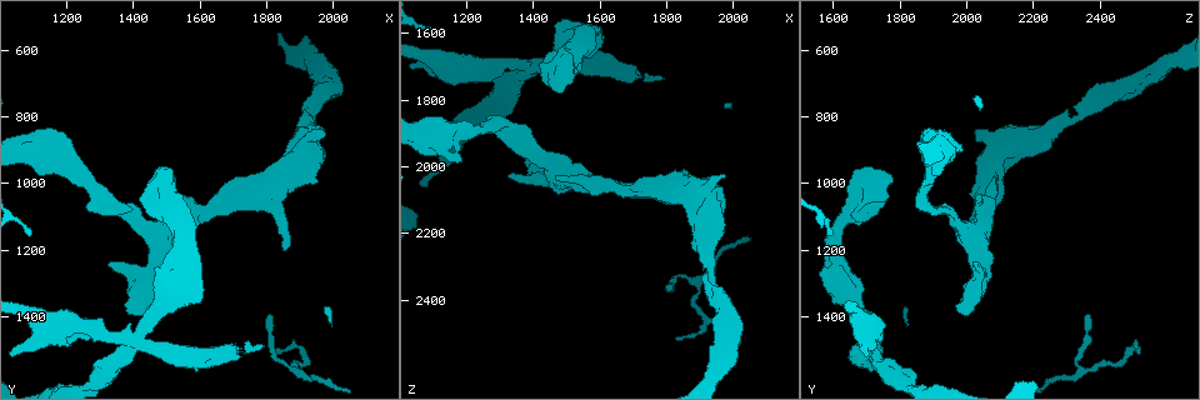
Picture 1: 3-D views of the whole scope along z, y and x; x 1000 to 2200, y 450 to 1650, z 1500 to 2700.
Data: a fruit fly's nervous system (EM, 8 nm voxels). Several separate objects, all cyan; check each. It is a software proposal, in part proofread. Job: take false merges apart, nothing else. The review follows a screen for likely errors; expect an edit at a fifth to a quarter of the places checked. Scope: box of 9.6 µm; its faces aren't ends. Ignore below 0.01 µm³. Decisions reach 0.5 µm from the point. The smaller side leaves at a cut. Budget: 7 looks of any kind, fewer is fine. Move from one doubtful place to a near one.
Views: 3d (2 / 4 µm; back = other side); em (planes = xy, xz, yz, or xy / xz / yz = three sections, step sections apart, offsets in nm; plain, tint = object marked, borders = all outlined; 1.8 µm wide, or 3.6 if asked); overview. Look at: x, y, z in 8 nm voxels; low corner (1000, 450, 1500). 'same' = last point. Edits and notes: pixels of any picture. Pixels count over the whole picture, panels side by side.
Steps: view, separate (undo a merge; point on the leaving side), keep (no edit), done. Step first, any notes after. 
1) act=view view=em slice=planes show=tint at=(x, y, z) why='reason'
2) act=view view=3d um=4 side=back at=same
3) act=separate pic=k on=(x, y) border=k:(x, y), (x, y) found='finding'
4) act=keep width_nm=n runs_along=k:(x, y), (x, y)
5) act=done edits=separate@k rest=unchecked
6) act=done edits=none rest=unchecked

act=view view=3d um=2 at=(1450, 1280, 2040) why='branch point'

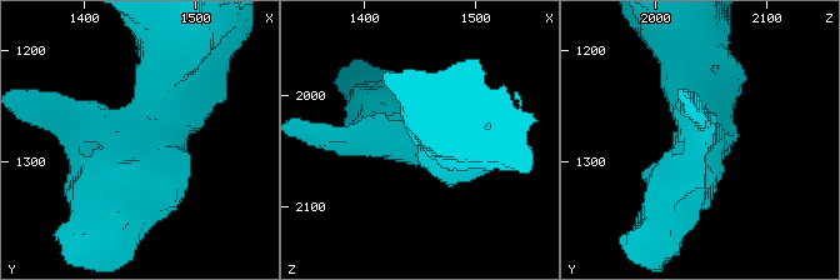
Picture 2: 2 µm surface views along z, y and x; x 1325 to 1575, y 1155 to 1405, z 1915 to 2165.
act=view view=em slice=planes show=borders at=same arms=3 arm_widths_nm=160,360,550

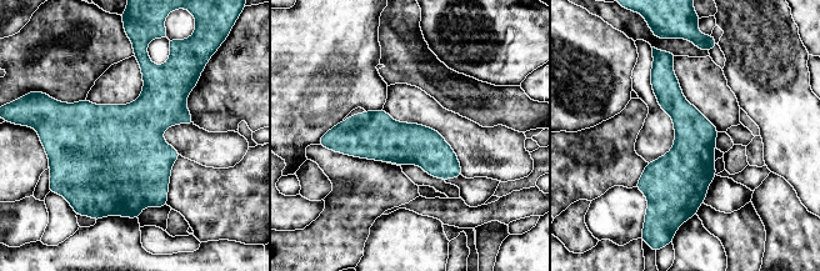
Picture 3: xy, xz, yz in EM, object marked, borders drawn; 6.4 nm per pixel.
act=keep found='all the same cell'

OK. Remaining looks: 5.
act=view view=3d um=2 at=(1130, 1420, 1680) why='four arms meet'

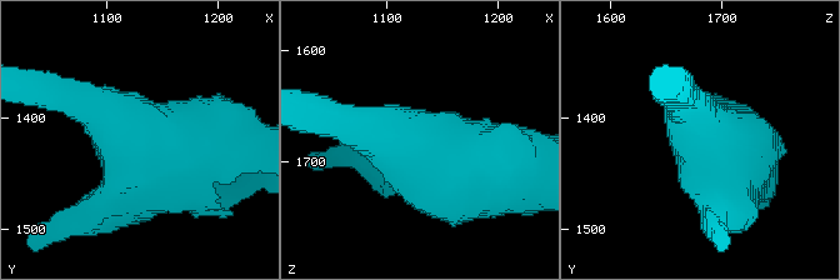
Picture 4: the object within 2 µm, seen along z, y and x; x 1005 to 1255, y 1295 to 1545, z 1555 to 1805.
act=view view=em slice=xz step=8 show=tint at=(1130, 1412, 1682) arms=4 why='shape alone is not enough'

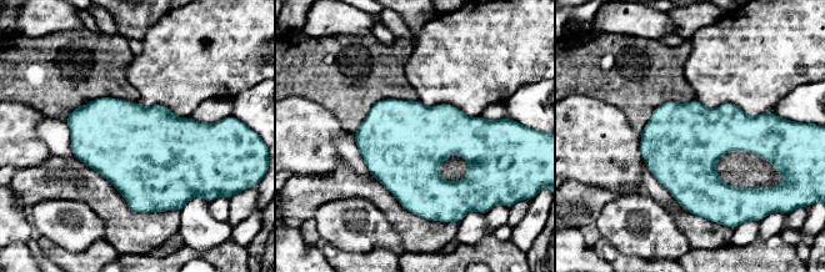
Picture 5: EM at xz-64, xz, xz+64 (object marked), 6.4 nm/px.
act=view view=em slice=planes show=tint at=same why='another direction'

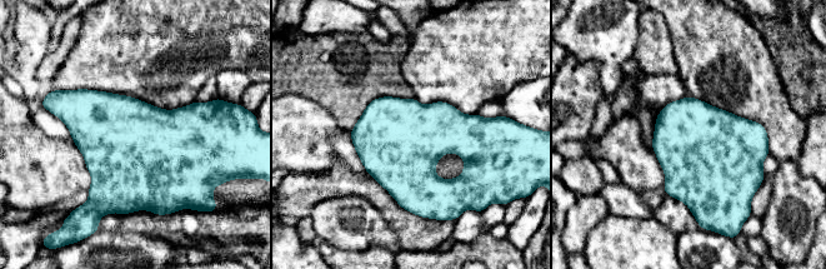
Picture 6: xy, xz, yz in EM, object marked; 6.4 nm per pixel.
act=keep width_nm=550 found='continuous, no second cell'

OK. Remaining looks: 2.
act=view view=em slice=planes show=tint at=(1400, 1480, 1700) why='thick turns thin'

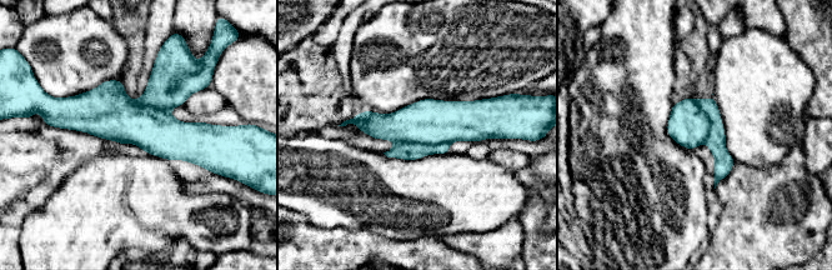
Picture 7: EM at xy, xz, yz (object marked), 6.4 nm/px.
act=separate pic=7 on=(427, 121) width_nm=300 border=7:(397, 141), (449, 144) found='a second cell is stuck on'

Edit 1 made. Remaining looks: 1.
act=done edits=separate@7 rest=unchecked

